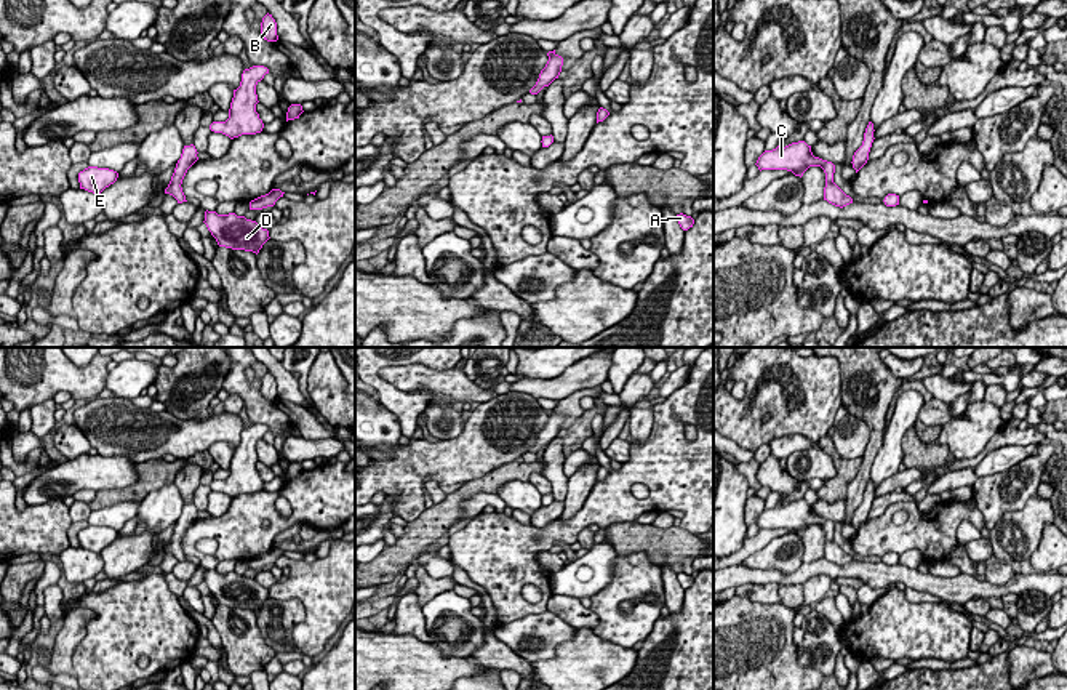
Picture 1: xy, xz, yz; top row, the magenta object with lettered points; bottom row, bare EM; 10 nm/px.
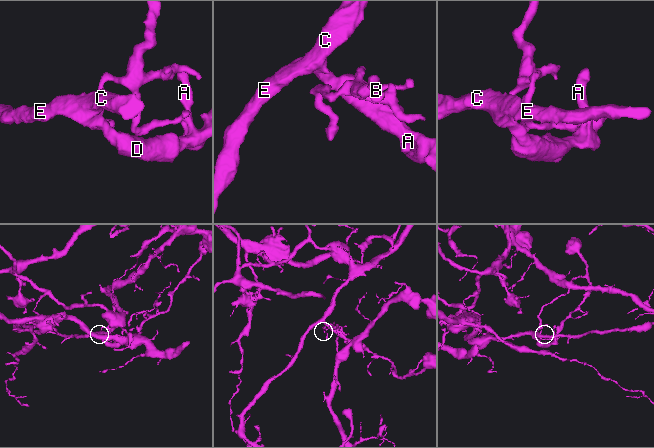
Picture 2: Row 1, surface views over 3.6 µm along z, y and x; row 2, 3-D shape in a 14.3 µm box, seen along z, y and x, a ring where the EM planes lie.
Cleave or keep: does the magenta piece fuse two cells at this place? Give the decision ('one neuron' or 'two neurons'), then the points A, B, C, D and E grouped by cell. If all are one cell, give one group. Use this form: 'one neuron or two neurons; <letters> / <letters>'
two neurons; A C D E / B

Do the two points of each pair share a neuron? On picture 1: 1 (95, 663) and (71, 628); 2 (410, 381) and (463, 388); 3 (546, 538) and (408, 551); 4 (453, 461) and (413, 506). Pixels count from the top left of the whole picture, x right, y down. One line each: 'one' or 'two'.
1: two
2: one
3: two
4: one

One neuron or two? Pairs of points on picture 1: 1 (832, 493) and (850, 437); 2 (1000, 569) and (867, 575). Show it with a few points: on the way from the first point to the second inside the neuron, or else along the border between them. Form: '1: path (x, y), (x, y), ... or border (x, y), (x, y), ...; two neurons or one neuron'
1: border (831, 437), (835, 450), (843, 458), (861, 458); two neurons
2: border (1013, 575), (1002, 585), (986, 581); two neurons

